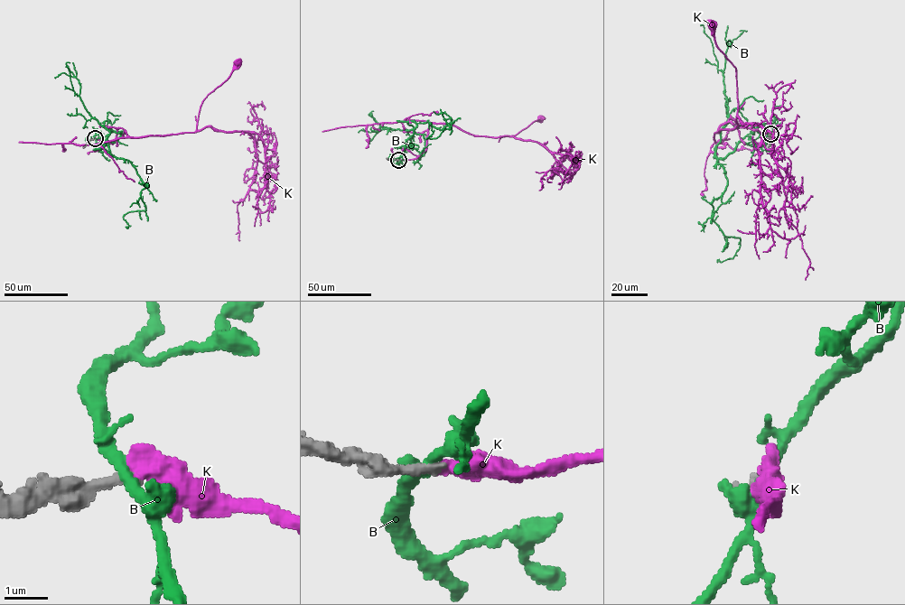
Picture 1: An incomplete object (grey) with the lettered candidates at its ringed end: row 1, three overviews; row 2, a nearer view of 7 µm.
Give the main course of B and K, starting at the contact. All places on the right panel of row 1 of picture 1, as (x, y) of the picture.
B: (770, 134), (716, 162), (727, 184), (712, 219), (740, 239), (717, 262)
K: (770, 134), (768, 140), (758, 130), (729, 122), (718, 131), (738, 125), (736, 70), (717, 46), (713, 24)

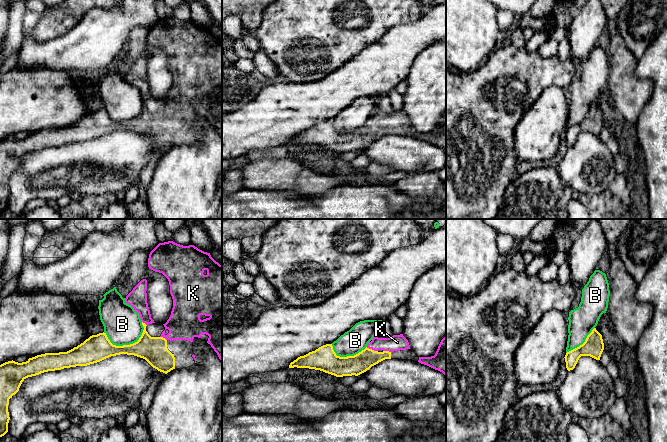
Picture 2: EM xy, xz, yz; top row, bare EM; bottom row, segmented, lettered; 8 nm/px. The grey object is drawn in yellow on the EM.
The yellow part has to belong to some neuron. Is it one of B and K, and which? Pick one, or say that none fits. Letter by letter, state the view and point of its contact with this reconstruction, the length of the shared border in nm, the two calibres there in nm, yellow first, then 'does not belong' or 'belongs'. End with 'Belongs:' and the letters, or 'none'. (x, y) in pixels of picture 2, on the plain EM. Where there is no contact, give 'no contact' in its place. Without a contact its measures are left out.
B: contact xy (125, 121); length 340 nm; calibres 220 and 300 nm; does not belong
K: contact xz (372, 126); length 100 nm; calibres 160 and 130 nm; belongs
Belongs: K

